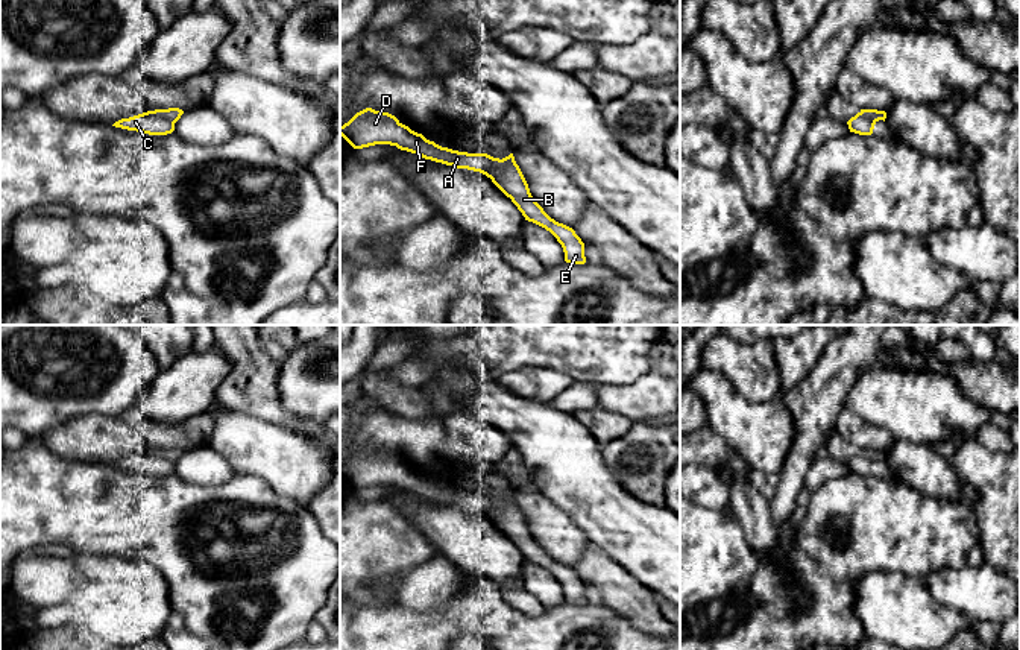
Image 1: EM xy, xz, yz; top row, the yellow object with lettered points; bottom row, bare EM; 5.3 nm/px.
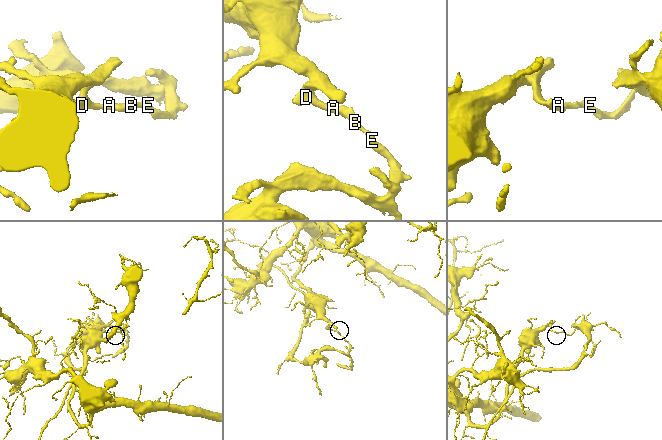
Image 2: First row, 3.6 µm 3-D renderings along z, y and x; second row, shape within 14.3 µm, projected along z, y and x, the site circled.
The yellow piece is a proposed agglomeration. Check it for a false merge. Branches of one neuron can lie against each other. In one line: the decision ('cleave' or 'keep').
cleave

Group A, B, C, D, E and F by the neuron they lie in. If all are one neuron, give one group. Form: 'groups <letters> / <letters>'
groups A C D F / B E

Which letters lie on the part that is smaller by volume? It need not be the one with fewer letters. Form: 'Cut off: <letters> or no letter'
Cut off: B, E

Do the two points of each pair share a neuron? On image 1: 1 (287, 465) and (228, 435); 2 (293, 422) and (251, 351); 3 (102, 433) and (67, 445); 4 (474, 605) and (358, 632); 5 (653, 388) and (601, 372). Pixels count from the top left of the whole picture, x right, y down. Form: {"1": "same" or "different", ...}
{"1": "same", "2": "same", "3": "same", "4": "different", "5": "different"}

